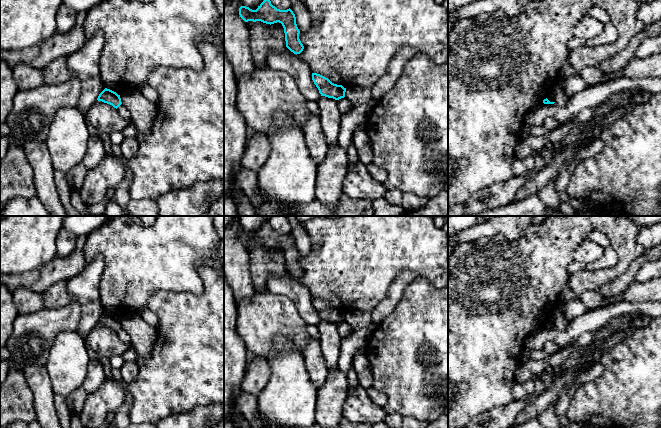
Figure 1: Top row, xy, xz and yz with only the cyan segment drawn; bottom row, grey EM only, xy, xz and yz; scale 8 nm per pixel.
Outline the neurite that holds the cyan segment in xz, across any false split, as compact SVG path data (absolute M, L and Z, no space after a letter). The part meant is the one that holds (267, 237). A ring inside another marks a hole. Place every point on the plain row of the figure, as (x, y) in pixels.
M265 222L256 234L241 230L239 239L245 246L261 245L270 249L281 247L284 252L286 271L294 278L300 278L303 275L304 270L299 263L300 255L296 248L296 241L290 232L287 234L277 233L271 228L269 222Z

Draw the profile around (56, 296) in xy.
M65 281L53 284L43 293L44 307L53 309L66 306L75 301Z

